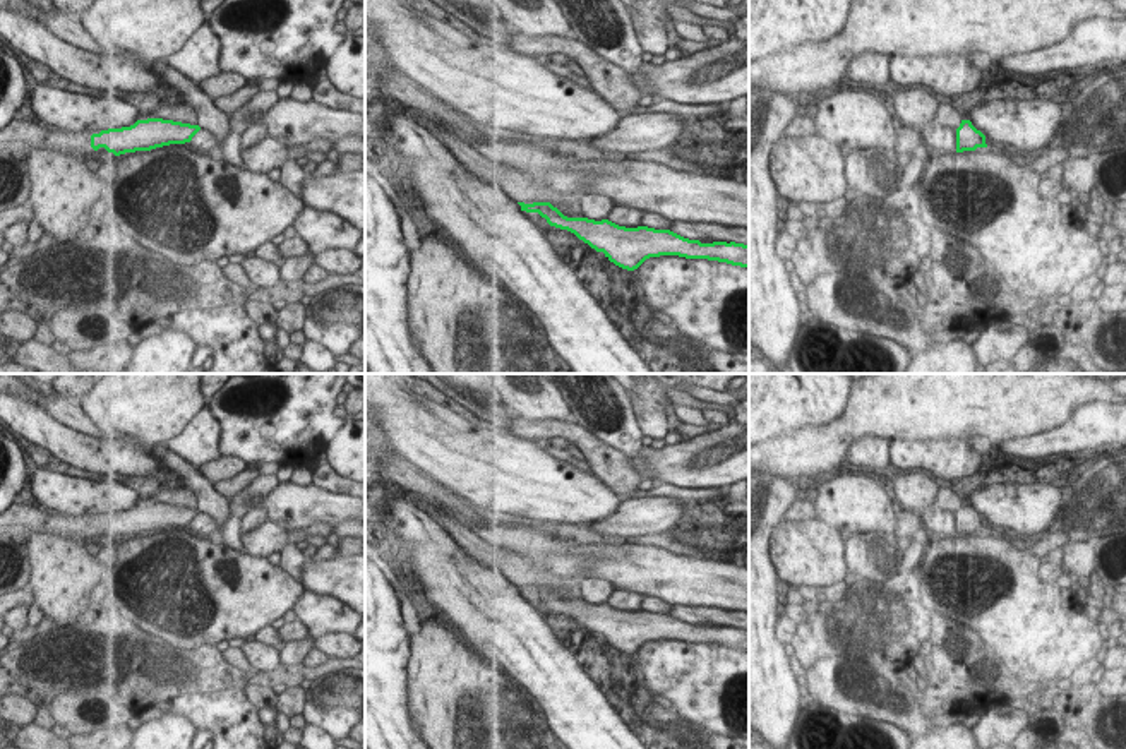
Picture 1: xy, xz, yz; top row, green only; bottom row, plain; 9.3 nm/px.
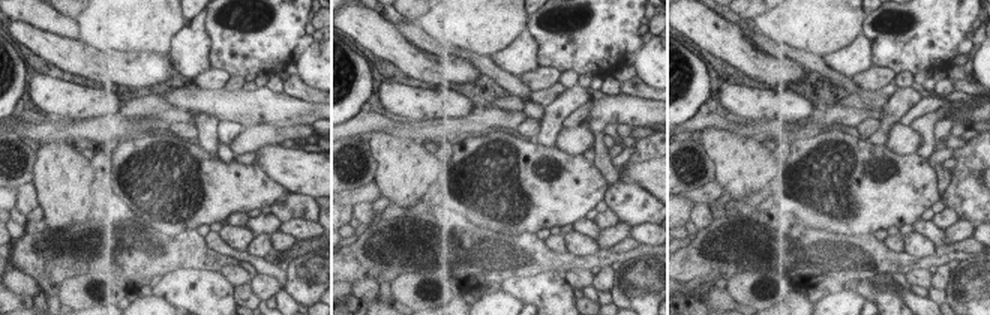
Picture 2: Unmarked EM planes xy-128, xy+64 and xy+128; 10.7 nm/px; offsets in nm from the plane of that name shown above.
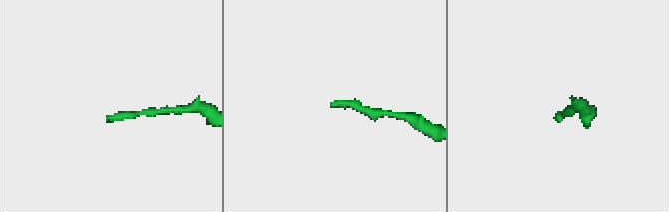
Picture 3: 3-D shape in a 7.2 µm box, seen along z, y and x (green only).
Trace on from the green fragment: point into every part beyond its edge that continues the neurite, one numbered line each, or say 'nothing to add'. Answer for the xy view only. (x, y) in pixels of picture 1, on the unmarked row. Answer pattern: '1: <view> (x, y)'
1: xy (21, 520)

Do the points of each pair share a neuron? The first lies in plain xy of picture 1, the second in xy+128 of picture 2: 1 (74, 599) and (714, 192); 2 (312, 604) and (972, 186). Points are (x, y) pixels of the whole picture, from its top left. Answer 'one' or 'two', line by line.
1: two
2: one

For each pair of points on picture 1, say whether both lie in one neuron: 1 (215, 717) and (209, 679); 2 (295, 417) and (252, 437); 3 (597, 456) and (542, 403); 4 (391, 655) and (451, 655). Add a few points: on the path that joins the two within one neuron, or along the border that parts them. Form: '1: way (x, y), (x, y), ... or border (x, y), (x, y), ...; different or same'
1: border (244, 689), (182, 695); different
2: way (285, 417), (269, 427), (263, 427); same
3: border (520, 415), (527, 419), (571, 420); different
4: border (410, 636), (408, 696); different

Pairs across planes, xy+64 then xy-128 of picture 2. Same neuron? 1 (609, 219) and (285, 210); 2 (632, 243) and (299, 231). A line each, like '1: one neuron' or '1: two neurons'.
1: two neurons
2: two neurons

